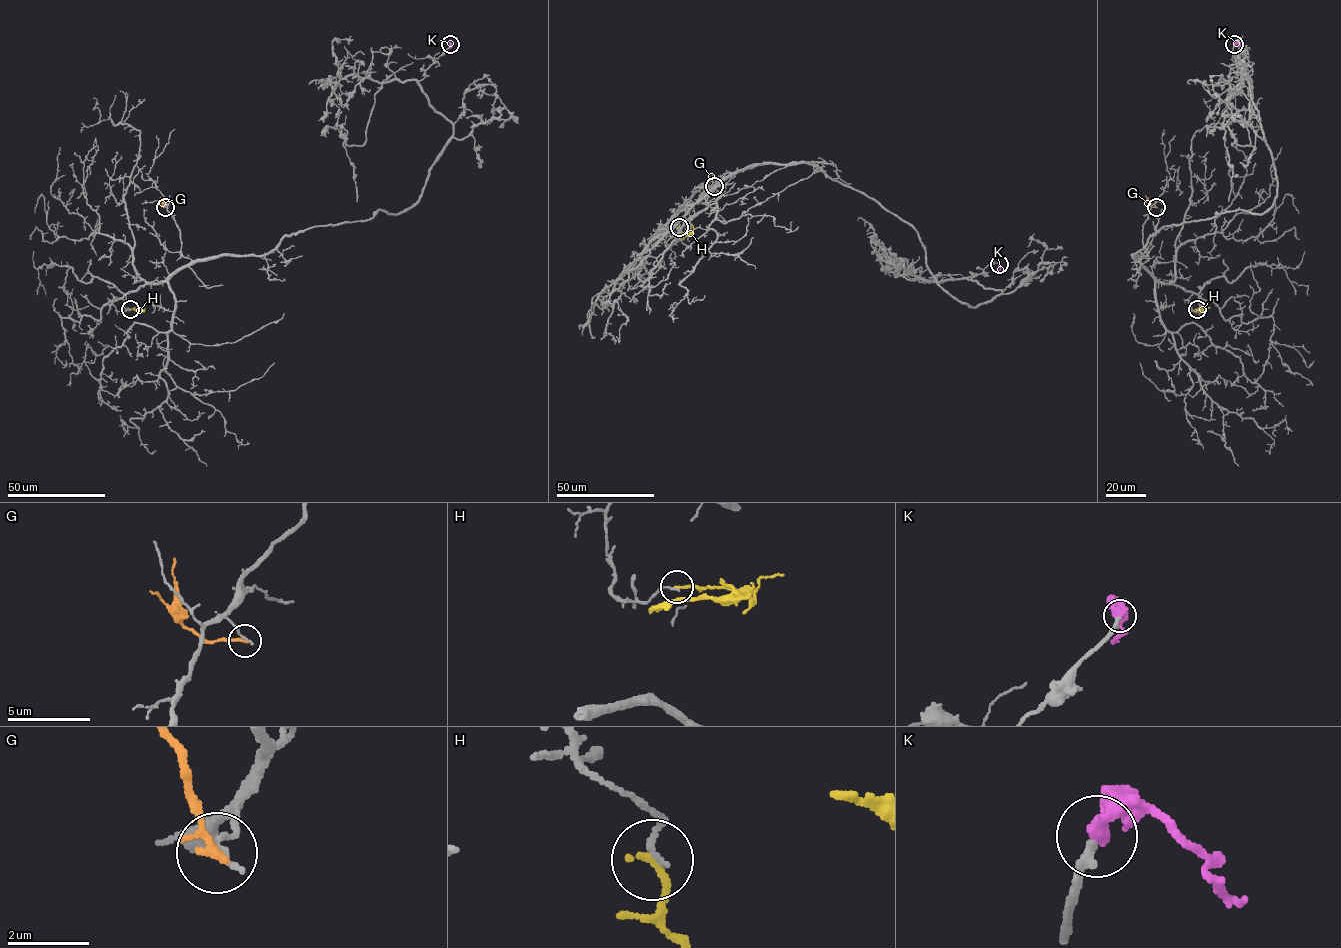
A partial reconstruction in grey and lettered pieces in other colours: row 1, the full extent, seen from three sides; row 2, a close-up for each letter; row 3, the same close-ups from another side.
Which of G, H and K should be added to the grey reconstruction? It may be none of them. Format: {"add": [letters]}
{"add": ["K"]}

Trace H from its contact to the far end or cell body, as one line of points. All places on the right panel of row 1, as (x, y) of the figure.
H: (1197, 309), (1206, 311), (1193, 312)

